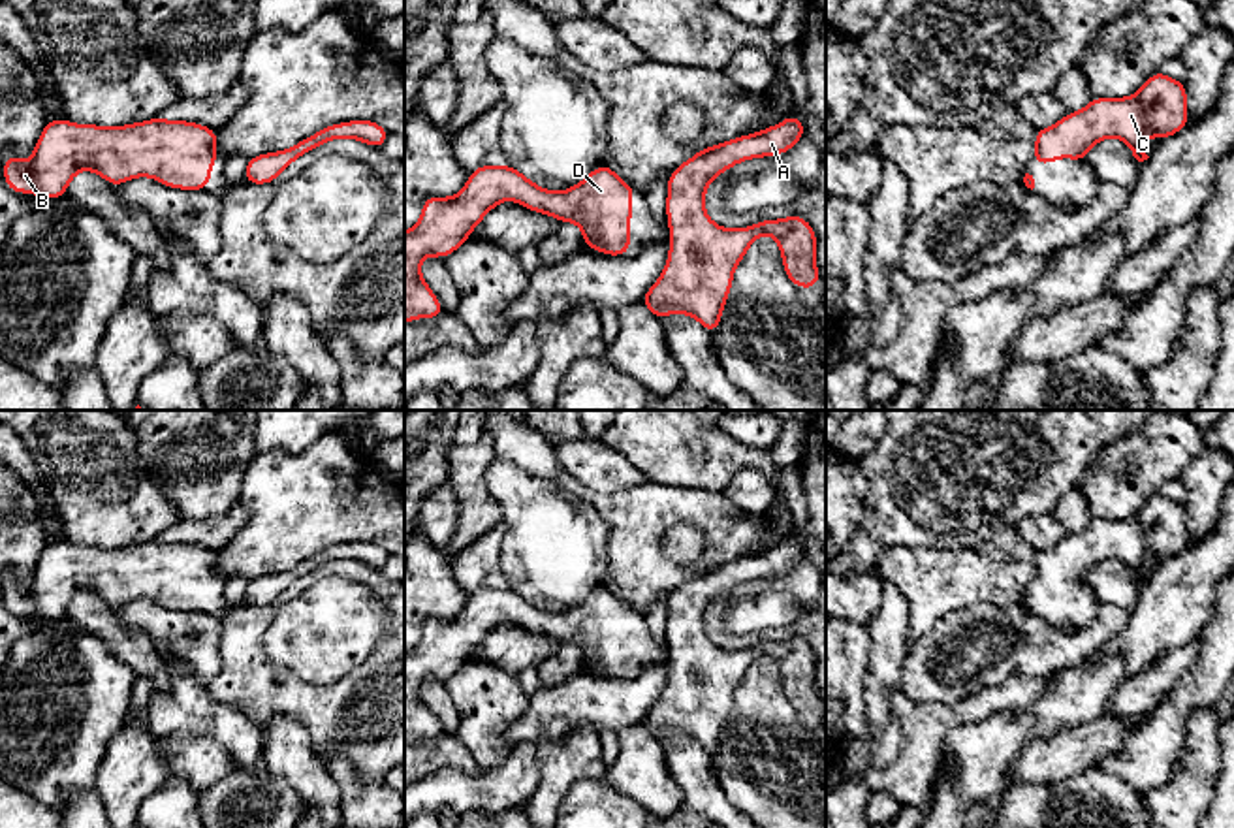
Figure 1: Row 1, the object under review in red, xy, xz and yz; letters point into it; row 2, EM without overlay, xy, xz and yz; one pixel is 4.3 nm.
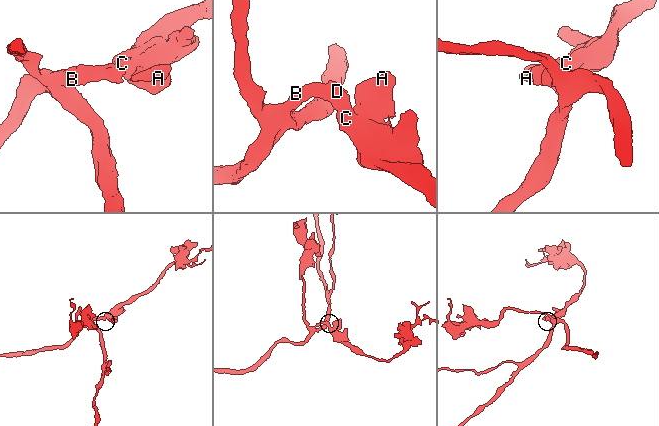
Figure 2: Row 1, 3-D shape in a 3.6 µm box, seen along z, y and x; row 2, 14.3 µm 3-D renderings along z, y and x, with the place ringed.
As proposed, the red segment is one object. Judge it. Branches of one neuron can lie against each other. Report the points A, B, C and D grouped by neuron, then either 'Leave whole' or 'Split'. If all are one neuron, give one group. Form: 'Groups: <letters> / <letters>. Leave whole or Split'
Groups: A B C D. Leave whole

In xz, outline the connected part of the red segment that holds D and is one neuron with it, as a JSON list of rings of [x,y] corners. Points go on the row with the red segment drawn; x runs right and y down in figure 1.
[[[508,164],[480,166],[470,171],[459,194],[429,196],[418,224],[404,231],[404,324],[444,314],[419,271],[421,260],[425,256],[444,260],[455,252],[504,199],[577,224],[585,248],[594,247],[608,256],[630,252],[634,188],[609,166],[594,167],[581,183],[561,192],[540,188]]]

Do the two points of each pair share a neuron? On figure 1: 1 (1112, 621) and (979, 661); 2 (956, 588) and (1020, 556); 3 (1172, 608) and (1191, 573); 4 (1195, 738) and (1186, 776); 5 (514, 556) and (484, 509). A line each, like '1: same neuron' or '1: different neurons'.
1: same neuron
2: same neuron
3: same neuron
4: same neuron
5: different neurons

